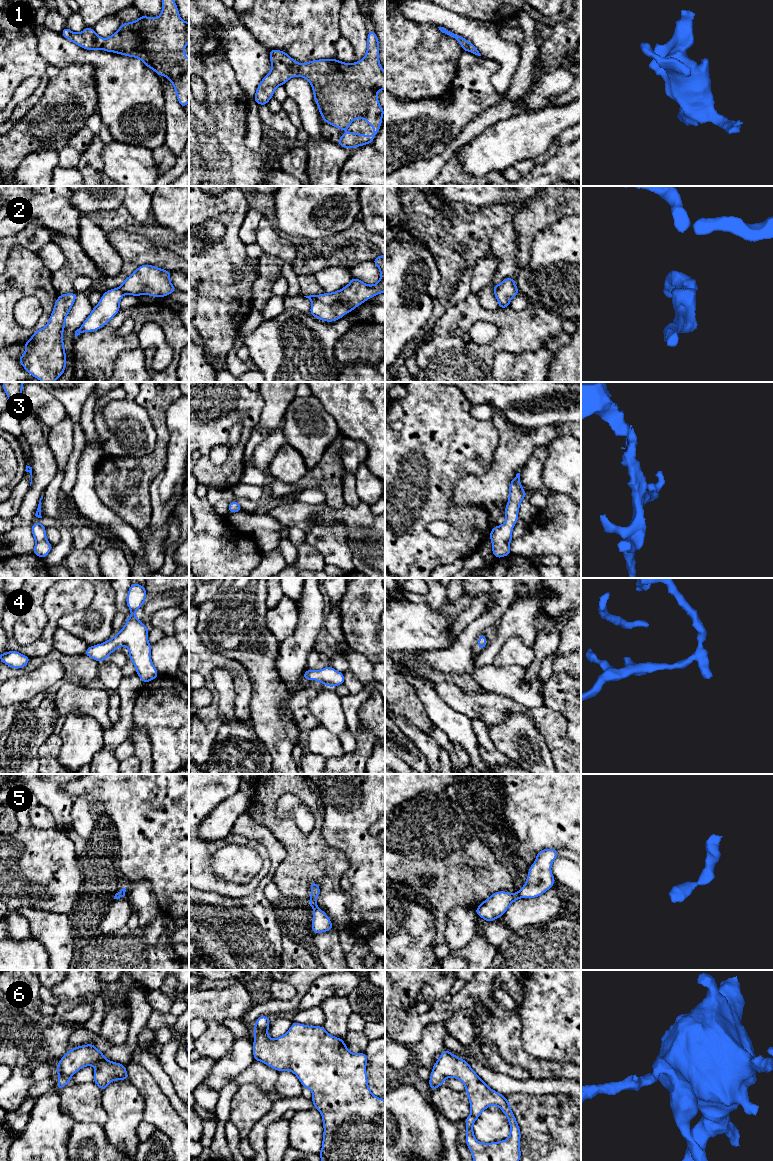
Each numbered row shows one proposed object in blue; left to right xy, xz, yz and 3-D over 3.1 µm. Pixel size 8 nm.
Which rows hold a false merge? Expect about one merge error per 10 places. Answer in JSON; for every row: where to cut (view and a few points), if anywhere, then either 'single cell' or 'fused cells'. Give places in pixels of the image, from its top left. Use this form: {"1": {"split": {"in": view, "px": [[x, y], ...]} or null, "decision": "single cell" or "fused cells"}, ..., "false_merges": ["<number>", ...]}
{"1": {"split": null, "decision": "single cell"}, "2": {"split": null, "decision": "single cell"}, "3": {"split": null, "decision": "single cell"}, "4": {"split": null, "decision": "single cell"}, "5": {"split": null, "decision": "single cell"}, "6": {"split": null, "decision": "single cell"}, "false_merges": []}

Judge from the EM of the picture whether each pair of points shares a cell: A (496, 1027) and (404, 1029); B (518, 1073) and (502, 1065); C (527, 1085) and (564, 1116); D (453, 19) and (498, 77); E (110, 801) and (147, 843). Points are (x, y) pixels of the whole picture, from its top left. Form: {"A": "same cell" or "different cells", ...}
{"A": "same cell", "B": "same cell", "C": "different cells", "D": "same cell", "E": "same cell"}

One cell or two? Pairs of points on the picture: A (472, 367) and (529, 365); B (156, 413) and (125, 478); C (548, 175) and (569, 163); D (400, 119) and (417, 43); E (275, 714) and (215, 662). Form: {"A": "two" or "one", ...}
{"A": "two", "B": "one", "C": "one", "D": "two", "E": "two"}

